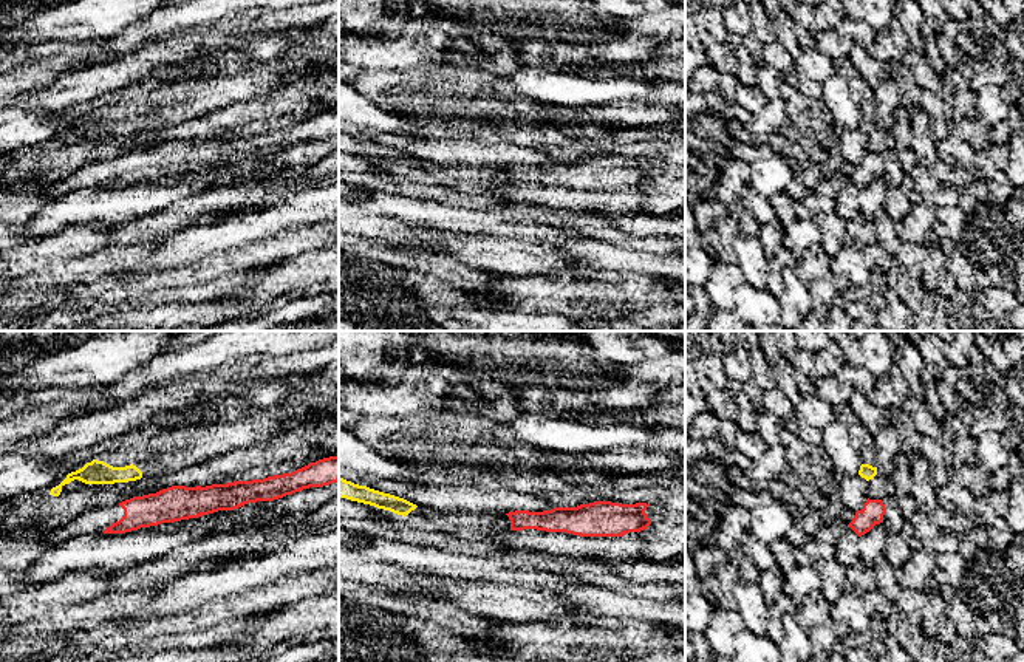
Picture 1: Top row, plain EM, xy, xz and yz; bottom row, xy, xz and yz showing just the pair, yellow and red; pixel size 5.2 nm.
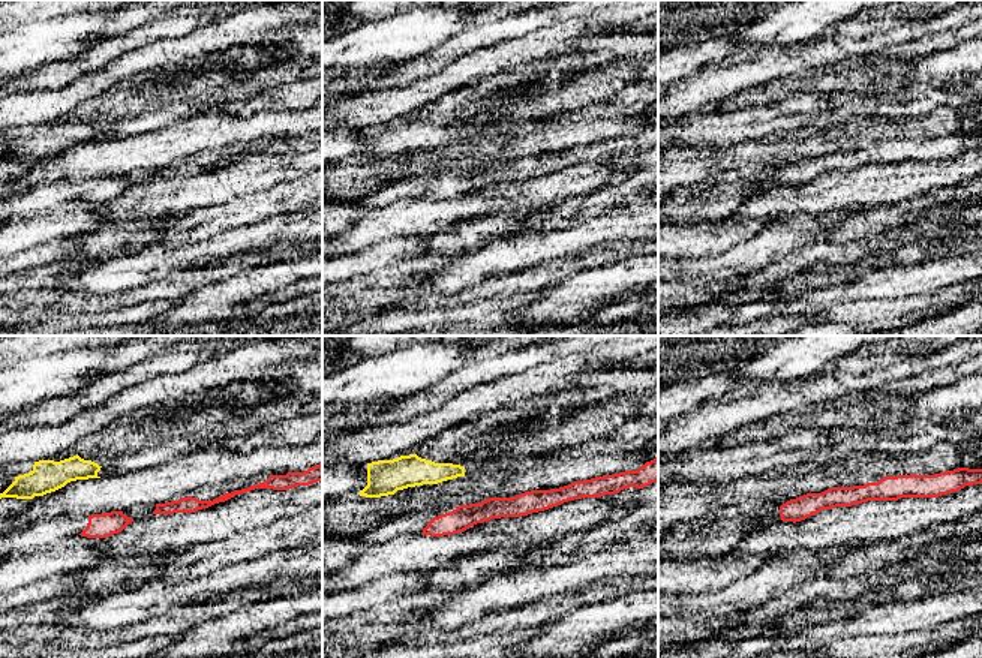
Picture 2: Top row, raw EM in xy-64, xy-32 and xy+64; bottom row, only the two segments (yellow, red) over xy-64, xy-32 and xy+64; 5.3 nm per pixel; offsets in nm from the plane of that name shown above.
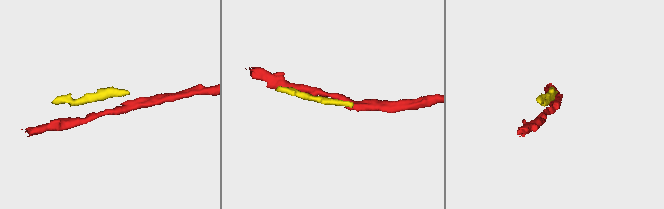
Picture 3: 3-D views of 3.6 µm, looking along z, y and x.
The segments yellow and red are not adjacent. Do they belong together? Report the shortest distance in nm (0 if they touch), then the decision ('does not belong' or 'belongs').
gap 90 nm; does not belong

